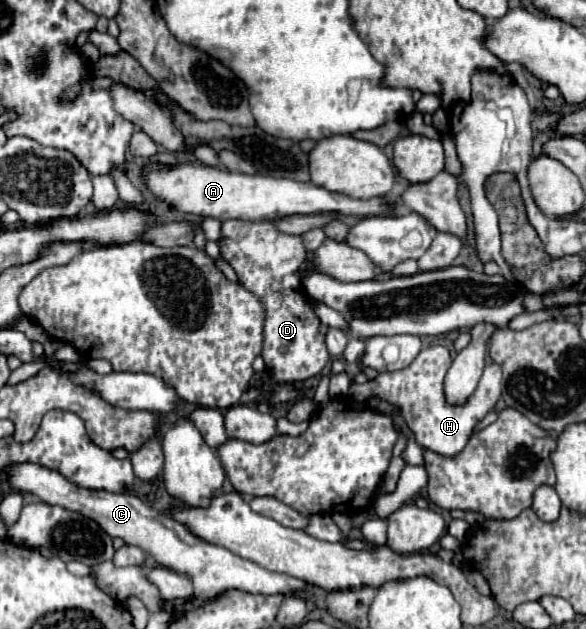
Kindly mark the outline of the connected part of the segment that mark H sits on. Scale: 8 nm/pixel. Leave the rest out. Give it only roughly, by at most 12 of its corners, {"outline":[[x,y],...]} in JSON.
{"outline":[[422,348],[404,370],[352,384],[398,404],[424,450],[450,458],[496,406],[502,370],[486,366],[472,398],[448,406],[448,348]]}

